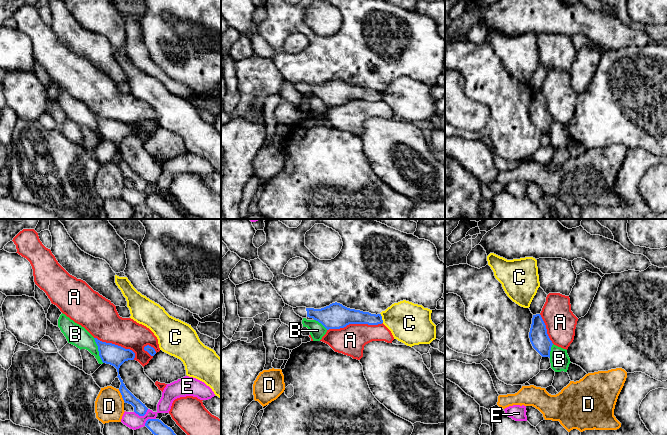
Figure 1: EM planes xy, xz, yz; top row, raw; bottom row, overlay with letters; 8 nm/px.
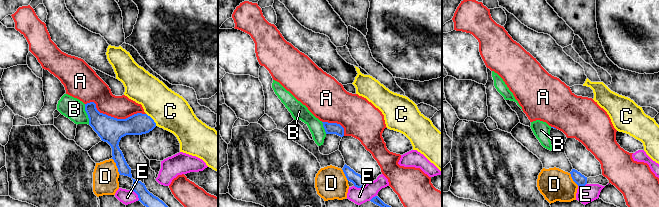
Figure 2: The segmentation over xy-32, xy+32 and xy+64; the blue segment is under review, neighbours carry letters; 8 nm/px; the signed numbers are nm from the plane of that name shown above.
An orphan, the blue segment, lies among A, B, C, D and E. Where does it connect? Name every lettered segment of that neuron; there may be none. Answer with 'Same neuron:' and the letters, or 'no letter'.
Same neuron: no letter

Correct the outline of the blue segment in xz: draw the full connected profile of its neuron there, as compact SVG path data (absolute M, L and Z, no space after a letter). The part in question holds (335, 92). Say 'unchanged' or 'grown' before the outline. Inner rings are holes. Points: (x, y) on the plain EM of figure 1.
grown; M337 78L321 85L296 83L293 86L302 94L313 94L327 106L344 104L349 100L378 101L383 99L381 90L350 85Z

